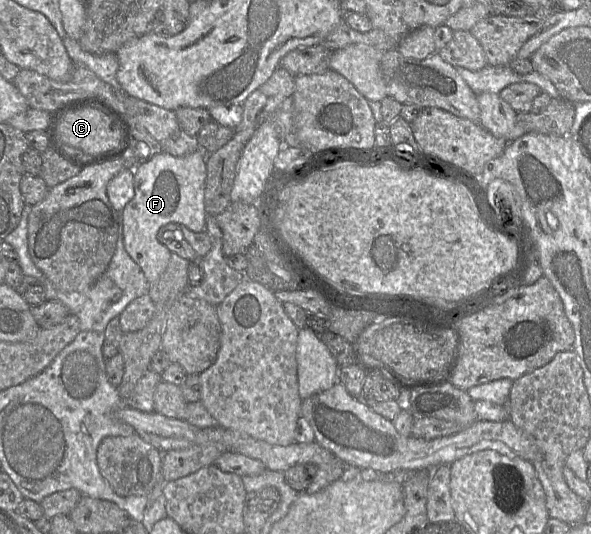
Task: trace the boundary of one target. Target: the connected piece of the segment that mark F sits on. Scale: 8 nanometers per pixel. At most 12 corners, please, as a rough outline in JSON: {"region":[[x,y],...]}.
{"region":[[162,151],[134,168],[127,253],[149,283],[168,224],[206,230],[206,157]]}

